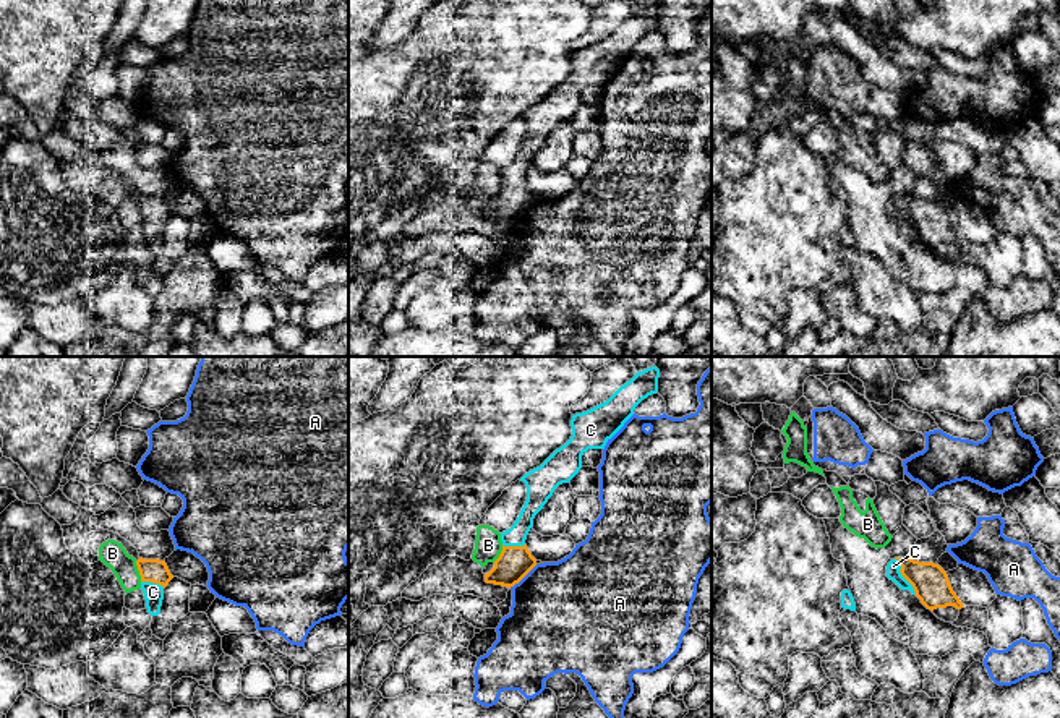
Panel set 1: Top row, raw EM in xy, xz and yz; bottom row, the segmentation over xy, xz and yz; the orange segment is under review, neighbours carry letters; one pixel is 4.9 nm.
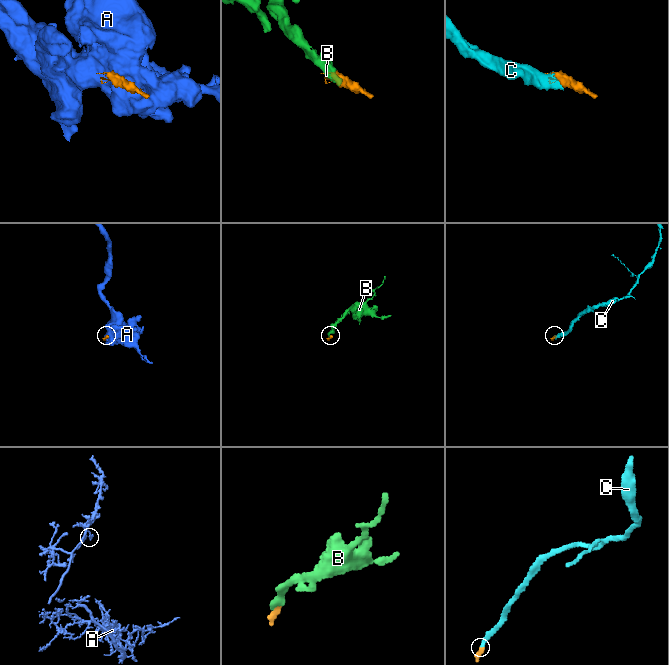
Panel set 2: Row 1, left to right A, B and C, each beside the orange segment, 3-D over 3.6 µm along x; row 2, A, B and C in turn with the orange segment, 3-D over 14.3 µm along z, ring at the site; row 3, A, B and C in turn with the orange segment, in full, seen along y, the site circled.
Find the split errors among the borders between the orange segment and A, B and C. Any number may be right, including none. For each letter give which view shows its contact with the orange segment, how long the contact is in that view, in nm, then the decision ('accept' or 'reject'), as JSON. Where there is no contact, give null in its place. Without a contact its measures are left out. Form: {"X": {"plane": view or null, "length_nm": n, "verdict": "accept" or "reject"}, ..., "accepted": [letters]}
{"A": {"plane": "xz", "length_nm": 180, "verdict": "reject"}, "B": {"plane": "xy", "length_nm": 110, "verdict": "reject"}, "C": {"plane": "yz", "length_nm": 220, "verdict": "accept"}, "accepted": ["C"]}

